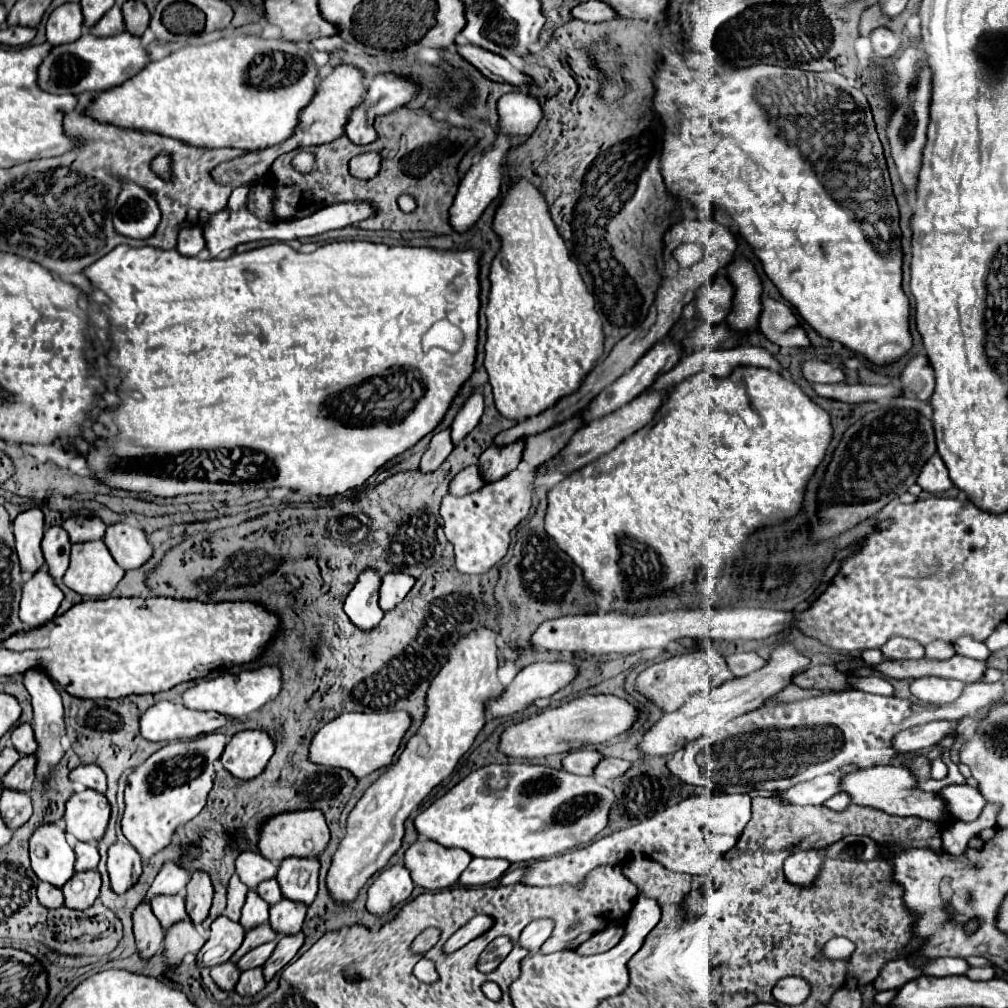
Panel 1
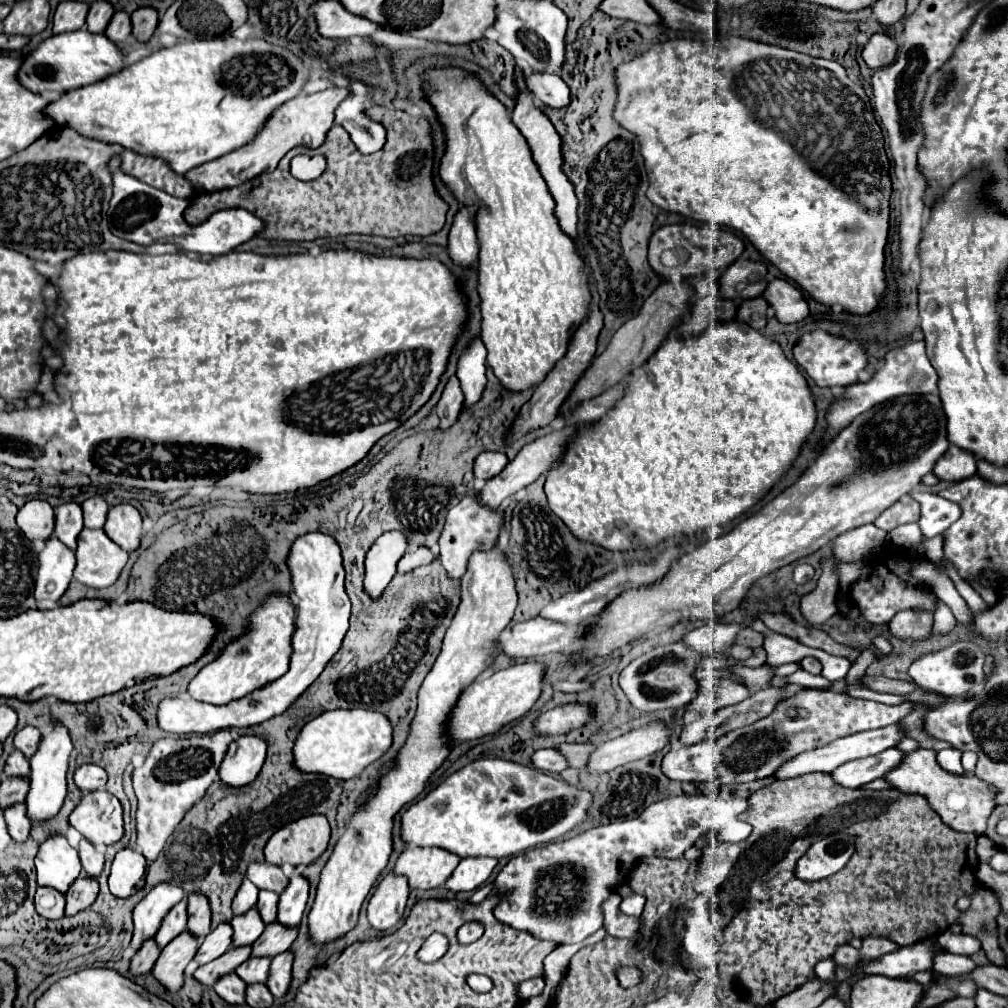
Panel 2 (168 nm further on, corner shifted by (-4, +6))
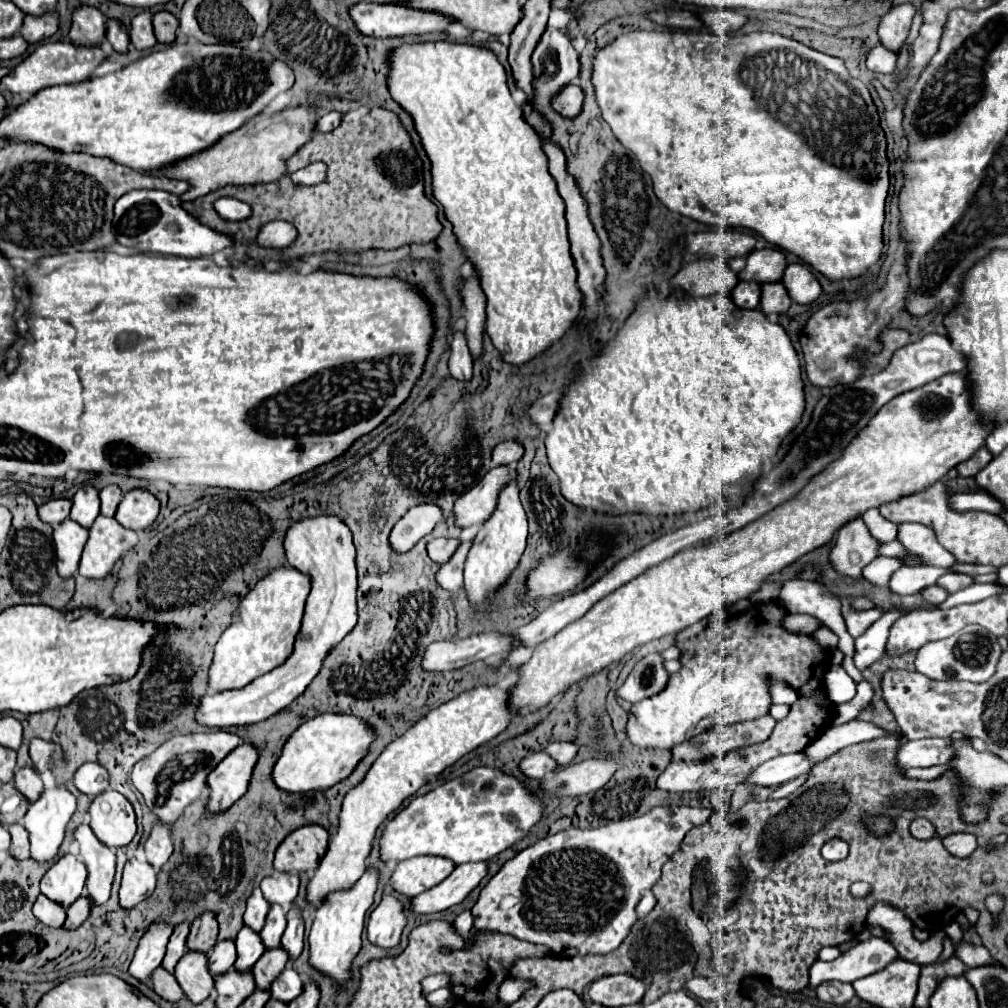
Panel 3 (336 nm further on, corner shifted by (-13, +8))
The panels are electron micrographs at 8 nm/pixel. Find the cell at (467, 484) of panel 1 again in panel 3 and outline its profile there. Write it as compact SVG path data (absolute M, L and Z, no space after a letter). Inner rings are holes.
M506 440L506 442L500 442L494 452L492 452L492 462L496 466L504 464L504 466L512 466L516 464L524 454L524 446L518 442L518 440Z

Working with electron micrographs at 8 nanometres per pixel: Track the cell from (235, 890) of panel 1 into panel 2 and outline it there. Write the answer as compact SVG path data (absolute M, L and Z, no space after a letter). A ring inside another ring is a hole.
M243 878L243 884L233 900L233 914L245 914L247 910L251 910L257 904L257 894L259 894L259 888L255 888L255 884Z

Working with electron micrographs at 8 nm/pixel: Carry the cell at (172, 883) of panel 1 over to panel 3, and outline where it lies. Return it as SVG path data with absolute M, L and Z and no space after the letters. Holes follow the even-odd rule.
M156 922L152 928L148 928L130 964L130 974L138 982L152 986L152 970L156 970L162 964L170 934L172 934L172 926L164 922Z

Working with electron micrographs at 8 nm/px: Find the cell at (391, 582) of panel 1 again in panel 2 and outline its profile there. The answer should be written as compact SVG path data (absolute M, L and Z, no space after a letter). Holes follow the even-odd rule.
M417 548L417 550L413 550L413 552L407 552L407 554L399 560L399 564L397 564L397 574L411 572L411 570L423 566L423 564L433 562L435 558L437 558L437 556L435 556L429 548Z

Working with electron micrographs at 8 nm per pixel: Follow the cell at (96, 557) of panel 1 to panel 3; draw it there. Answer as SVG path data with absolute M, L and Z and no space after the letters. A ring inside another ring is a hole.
M102 514L90 528L90 538L80 558L78 572L86 578L104 578L120 556L138 542L138 534L116 522L116 518L104 518Z

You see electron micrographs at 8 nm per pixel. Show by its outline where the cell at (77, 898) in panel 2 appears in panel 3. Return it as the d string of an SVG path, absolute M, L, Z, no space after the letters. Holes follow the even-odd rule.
M78 898L70 908L68 908L68 918L66 918L66 922L64 922L64 930L76 930L78 926L82 926L82 922L88 918L88 914L90 914L90 908L92 908L92 904L90 904L90 900L88 898Z

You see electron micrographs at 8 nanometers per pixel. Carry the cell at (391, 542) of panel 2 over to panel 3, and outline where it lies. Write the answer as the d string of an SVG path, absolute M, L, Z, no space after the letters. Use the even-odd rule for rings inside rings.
M424 502L408 510L392 528L390 544L396 552L410 550L420 538L430 534L434 526L442 520L442 510L434 502Z

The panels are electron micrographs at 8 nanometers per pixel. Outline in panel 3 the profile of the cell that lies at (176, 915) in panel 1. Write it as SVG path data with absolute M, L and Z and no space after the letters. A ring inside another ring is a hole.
M182 922L172 932L170 942L168 942L168 950L166 950L166 956L164 956L164 962L162 962L164 970L168 970L168 972L174 974L176 962L186 954L186 938L188 938L188 932L190 932L190 924L188 922Z

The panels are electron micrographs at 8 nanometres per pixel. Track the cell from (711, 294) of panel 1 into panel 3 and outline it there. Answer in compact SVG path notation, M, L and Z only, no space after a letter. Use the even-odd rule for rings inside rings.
M762 248L754 250L746 258L746 268L740 272L740 280L754 280L758 284L778 282L784 274L786 258L778 248Z

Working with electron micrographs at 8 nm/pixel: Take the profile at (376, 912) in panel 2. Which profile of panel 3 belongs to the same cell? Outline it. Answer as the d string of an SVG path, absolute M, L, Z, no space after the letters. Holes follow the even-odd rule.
M386 894L382 902L372 910L368 918L368 940L380 948L394 948L400 944L402 930L406 926L406 914L402 902L394 894Z

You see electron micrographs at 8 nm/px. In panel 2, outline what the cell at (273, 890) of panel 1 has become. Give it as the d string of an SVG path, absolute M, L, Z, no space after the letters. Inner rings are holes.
M267 890L259 892L257 908L259 908L265 924L275 922L275 918L277 918L277 902L279 902L279 894L277 892L267 892Z

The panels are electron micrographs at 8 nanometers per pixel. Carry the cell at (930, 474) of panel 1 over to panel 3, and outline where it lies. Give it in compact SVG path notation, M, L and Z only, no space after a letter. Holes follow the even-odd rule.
M982 446L970 460L962 462L962 464L956 466L956 468L958 468L960 476L976 476L976 474L978 474L990 460L992 460L992 454L988 452L986 446Z

